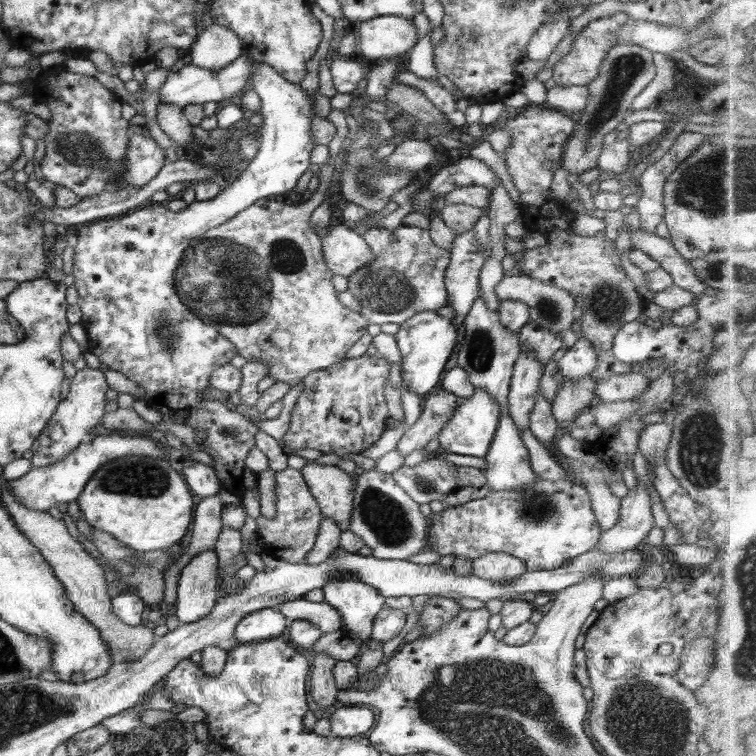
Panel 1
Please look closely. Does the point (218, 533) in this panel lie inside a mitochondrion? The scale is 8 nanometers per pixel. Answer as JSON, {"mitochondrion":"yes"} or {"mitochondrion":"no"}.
{"mitochondrion":"no"}

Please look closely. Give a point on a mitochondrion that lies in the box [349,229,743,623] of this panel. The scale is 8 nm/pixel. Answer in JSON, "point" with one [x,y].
{"point":[698,453]}

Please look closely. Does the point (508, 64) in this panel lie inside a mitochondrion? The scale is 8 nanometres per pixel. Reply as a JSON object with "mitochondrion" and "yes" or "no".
{"mitochondrion":"no"}

